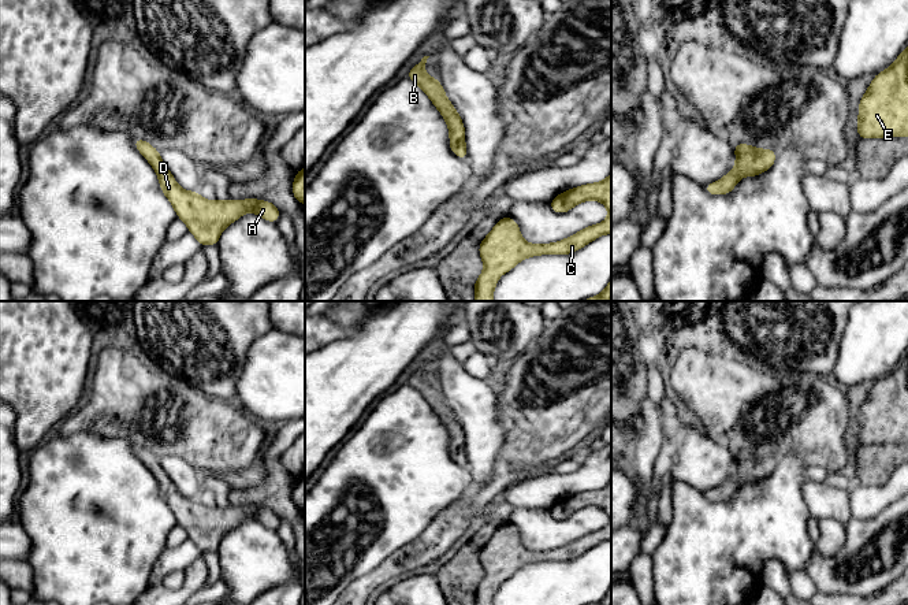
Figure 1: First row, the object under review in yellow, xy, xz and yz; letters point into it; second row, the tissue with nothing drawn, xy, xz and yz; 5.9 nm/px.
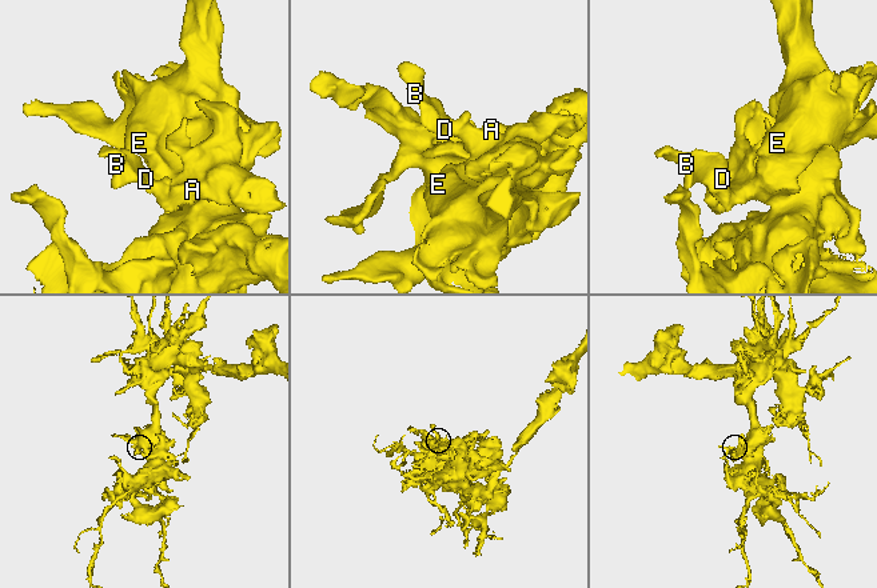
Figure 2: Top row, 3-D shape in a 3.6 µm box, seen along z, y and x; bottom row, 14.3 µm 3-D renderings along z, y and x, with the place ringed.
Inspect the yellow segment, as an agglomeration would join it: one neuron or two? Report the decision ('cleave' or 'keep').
keep

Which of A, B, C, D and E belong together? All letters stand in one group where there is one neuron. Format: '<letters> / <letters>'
A B C D E

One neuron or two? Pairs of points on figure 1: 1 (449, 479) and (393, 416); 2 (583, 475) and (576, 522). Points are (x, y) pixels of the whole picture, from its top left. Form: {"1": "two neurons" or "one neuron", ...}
{"1": "one neuron", "2": "two neurons"}

